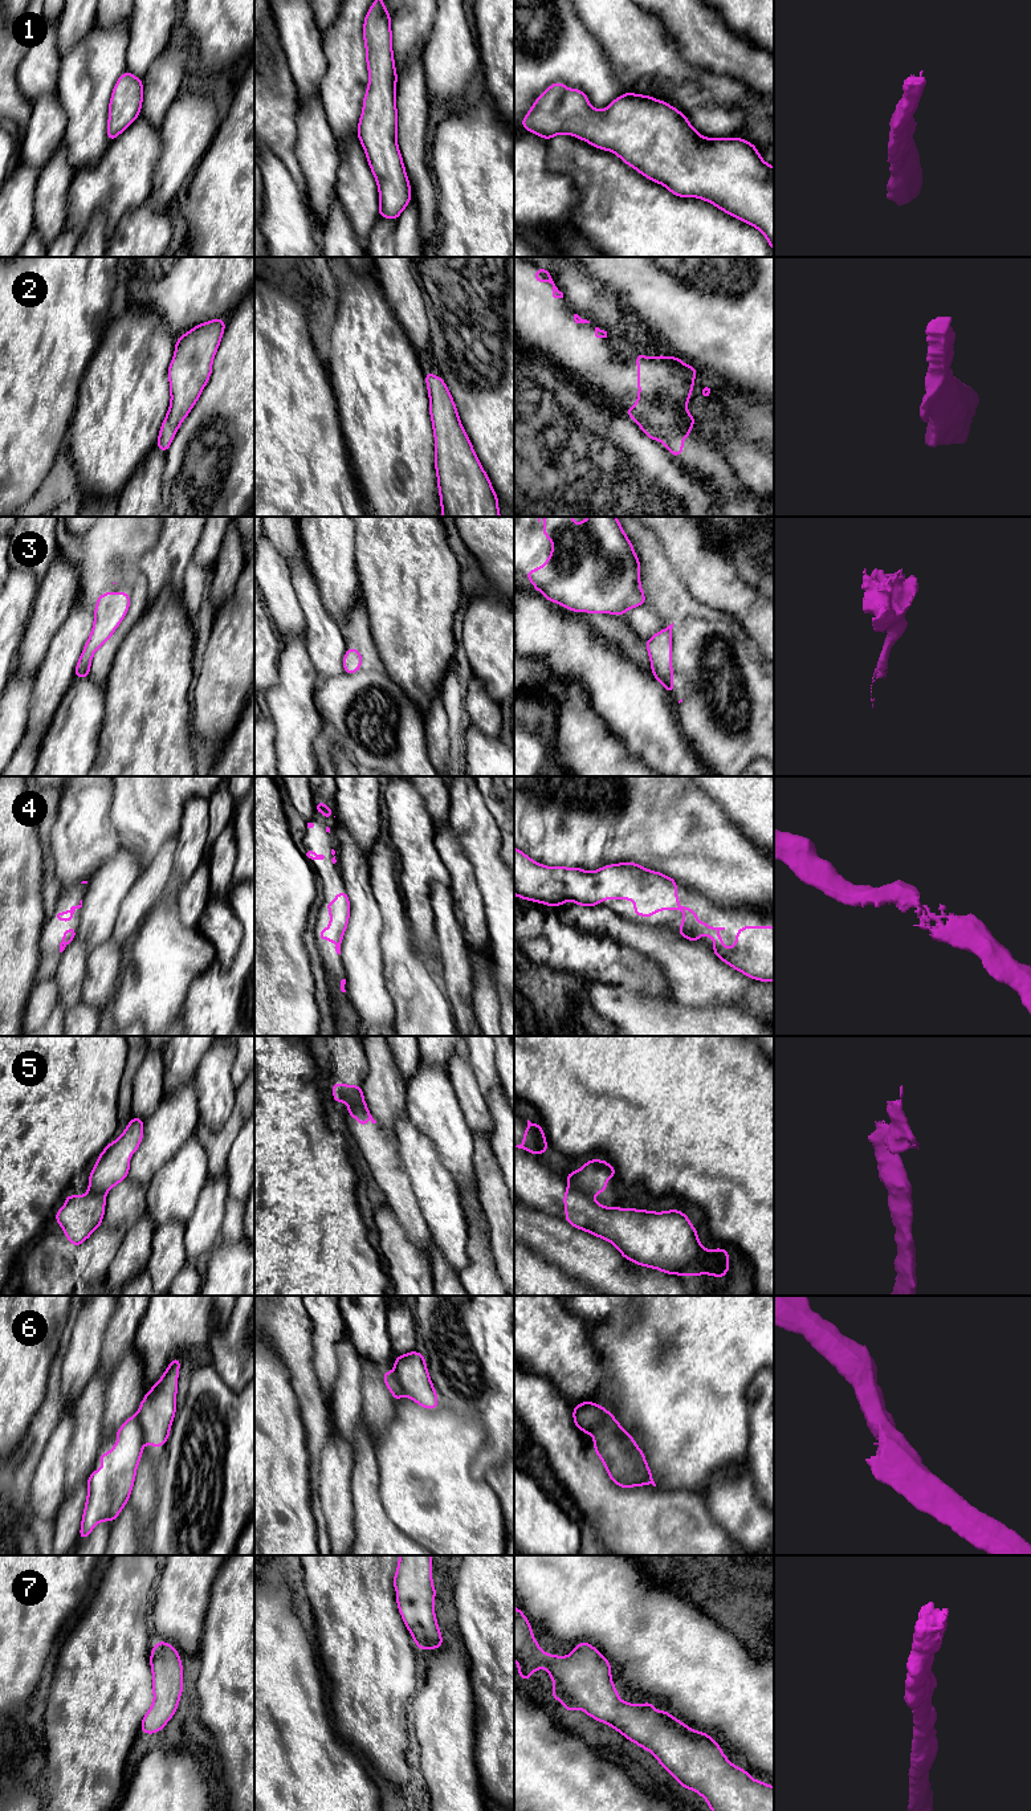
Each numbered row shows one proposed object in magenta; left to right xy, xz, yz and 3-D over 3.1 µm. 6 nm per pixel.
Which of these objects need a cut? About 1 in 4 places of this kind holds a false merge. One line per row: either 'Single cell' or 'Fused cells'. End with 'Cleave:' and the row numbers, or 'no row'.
1: Single cell
2: Single cell
3: Single cell
4: Single cell
5: Fused cells
6: Fused cells
7: Single cell
Cleave: 5, 6

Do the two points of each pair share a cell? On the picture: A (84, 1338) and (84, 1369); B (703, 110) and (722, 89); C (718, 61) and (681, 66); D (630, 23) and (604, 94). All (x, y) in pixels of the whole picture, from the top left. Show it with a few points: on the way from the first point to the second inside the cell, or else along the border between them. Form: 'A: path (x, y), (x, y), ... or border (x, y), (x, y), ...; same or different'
A: path (84, 1346), (84, 1361); same
B: border (687, 81), (695, 81), (717, 102), (742, 110); different
C: border (672, 43), (677, 52), (691, 64), (722, 76); different
D: border (599, 41), (615, 76), (627, 92); different

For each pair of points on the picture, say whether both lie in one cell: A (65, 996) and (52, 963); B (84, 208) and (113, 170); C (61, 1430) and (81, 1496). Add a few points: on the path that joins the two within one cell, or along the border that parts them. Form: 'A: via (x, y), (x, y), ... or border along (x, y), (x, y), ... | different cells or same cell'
A: border along (61, 953), (56, 970), (57, 1003) | different cells
B: via (86, 199), (106, 179) | same cell
C: border along (66, 1493), (53, 1520) | different cells

